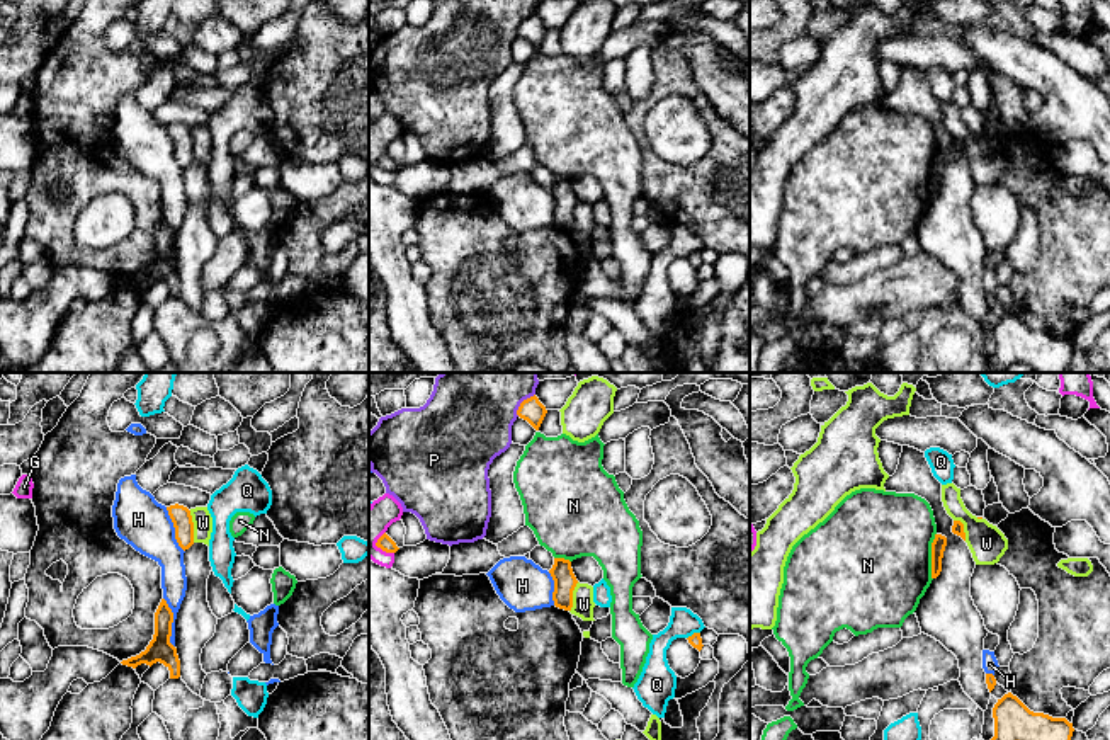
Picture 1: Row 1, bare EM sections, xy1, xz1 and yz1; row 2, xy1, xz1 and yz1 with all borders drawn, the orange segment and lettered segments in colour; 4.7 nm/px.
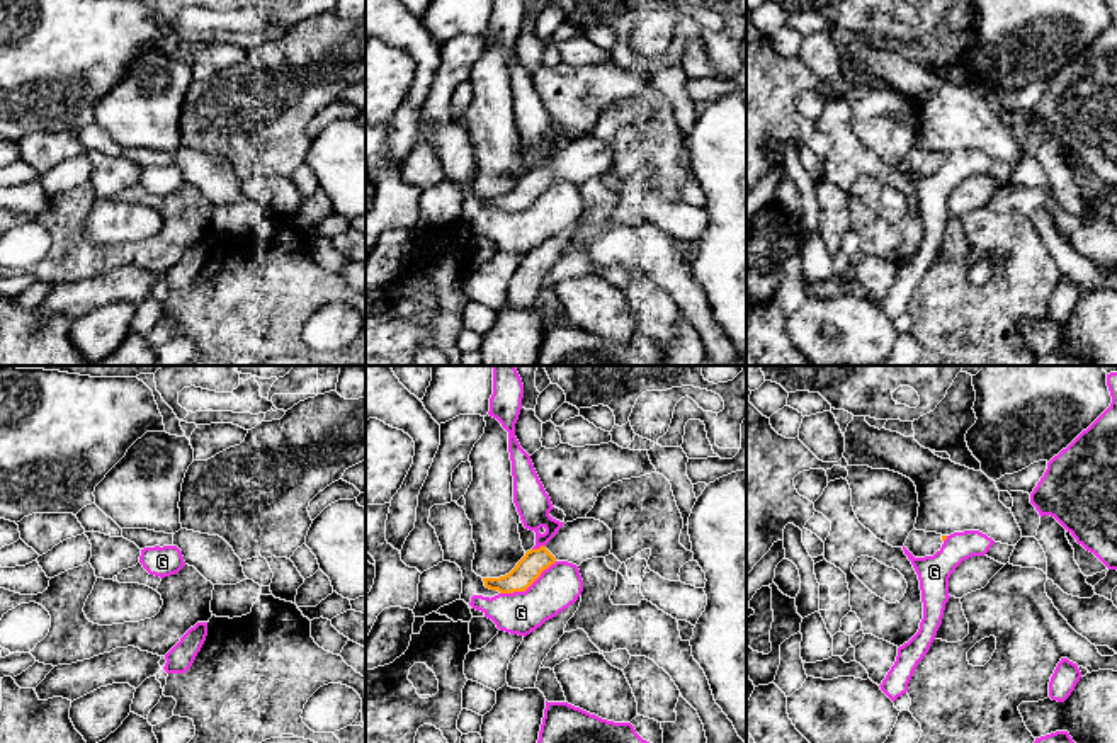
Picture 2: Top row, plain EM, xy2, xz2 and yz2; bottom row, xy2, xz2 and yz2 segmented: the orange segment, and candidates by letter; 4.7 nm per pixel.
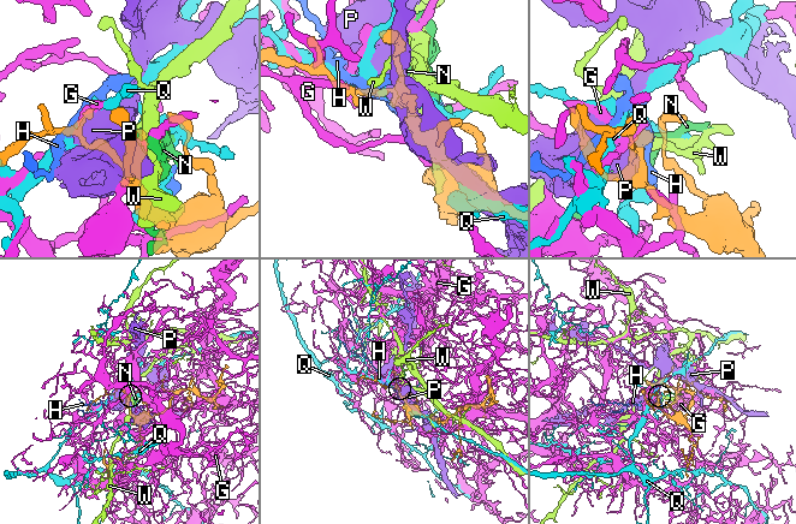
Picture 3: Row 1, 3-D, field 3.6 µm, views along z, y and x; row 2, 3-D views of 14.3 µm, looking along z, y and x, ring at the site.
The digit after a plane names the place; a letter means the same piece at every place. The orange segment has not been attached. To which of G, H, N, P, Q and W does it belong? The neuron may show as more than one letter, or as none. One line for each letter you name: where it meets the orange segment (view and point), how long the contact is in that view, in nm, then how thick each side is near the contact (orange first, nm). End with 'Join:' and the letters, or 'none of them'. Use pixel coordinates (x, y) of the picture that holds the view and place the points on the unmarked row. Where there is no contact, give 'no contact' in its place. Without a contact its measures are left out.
Join: none of them

